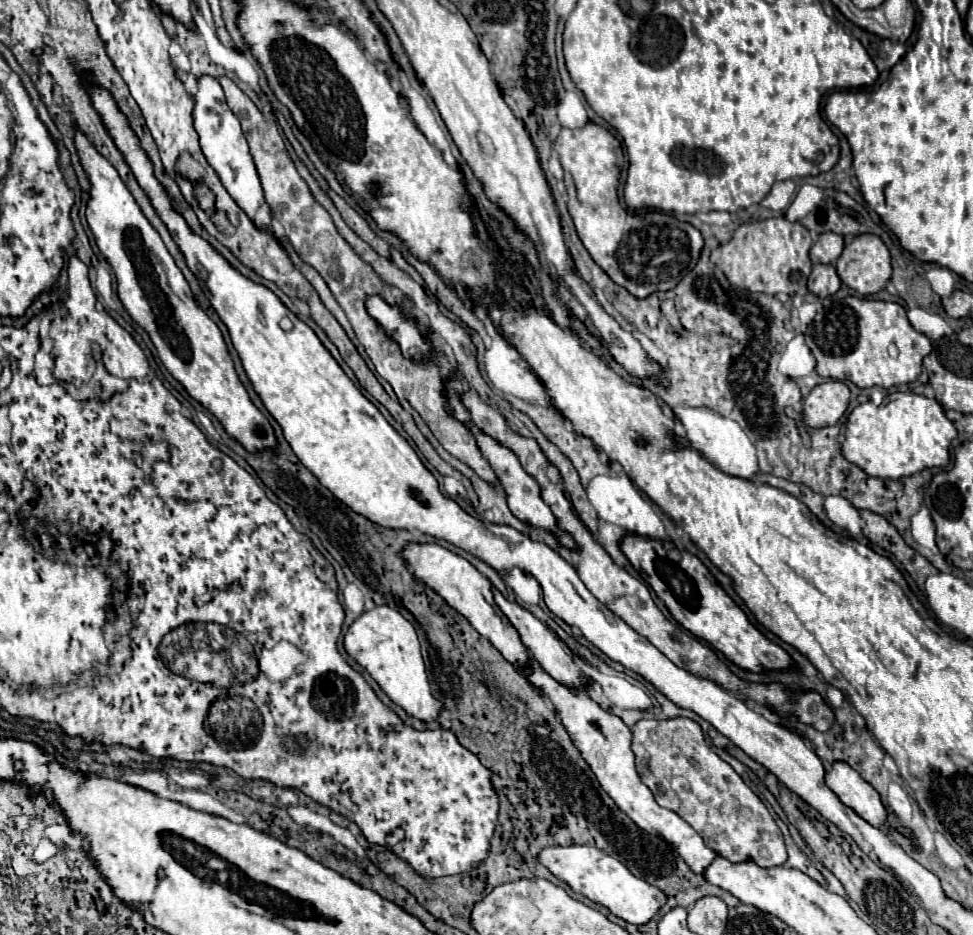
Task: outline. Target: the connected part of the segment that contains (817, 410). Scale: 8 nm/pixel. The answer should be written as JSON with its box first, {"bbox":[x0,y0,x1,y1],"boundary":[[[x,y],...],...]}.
{"bbox":[803,380,851,426],"boundary":[[[831,380],[819,384],[811,390],[811,394],[803,402],[805,422],[809,426],[833,426],[849,406],[851,390],[845,382]]]}

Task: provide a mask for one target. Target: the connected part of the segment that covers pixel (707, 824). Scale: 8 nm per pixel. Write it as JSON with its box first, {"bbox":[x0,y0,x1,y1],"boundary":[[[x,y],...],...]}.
{"bbox":[633,718,787,868],"boundary":[[[689,718],[639,720],[633,726],[633,752],[637,774],[641,782],[653,792],[657,804],[673,810],[687,824],[691,824],[705,840],[705,844],[713,848],[721,858],[727,858],[729,862],[755,862],[763,868],[785,864],[787,848],[779,826],[775,824],[759,796],[755,796],[755,792],[741,780],[741,776],[707,746],[703,730],[697,722]]]}

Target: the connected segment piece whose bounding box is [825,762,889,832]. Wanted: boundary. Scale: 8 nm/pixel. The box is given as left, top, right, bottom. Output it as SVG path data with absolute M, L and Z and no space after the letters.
M835 762L835 766L827 766L825 786L839 798L839 802L843 802L843 806L851 806L859 818L871 822L871 826L879 826L883 832L889 832L889 814L879 792L851 766L847 766L847 762Z

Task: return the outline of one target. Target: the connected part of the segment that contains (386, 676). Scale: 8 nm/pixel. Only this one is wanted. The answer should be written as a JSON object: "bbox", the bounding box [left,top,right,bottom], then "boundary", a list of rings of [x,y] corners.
{"bbox":[343,606,441,722],"boundary":[[[377,606],[363,612],[351,624],[343,642],[349,656],[355,658],[357,664],[373,676],[373,680],[387,692],[387,696],[395,704],[399,704],[401,708],[405,708],[405,712],[419,720],[431,722],[437,718],[441,704],[431,696],[415,628],[397,610],[389,606]]]}

